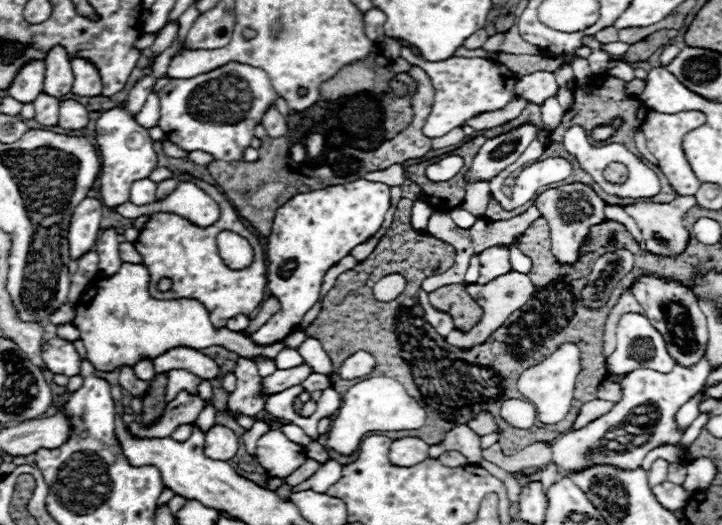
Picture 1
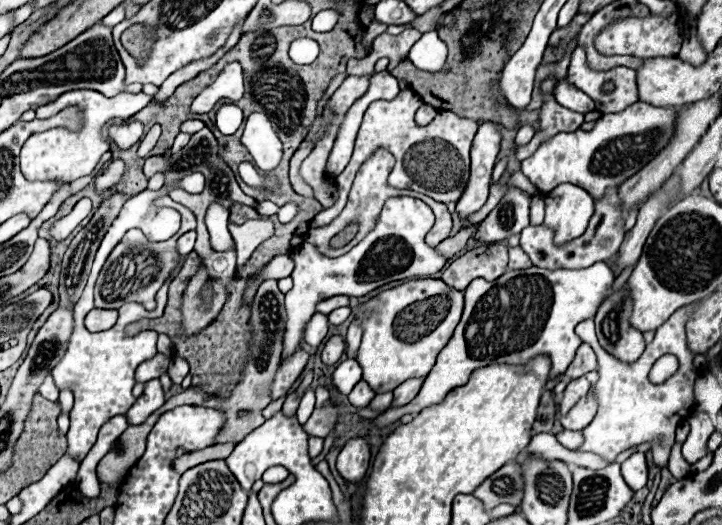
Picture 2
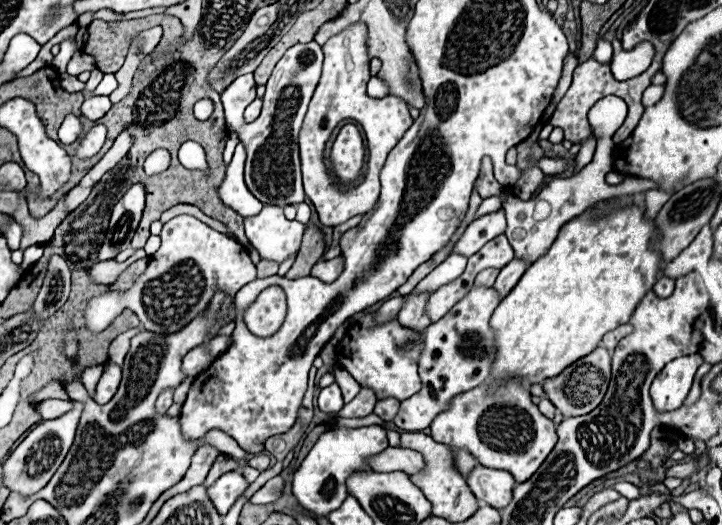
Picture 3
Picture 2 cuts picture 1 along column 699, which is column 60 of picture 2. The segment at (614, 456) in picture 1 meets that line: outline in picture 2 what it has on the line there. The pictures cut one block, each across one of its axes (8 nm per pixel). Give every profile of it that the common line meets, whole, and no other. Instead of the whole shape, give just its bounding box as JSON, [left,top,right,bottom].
[52,218,179,460]

